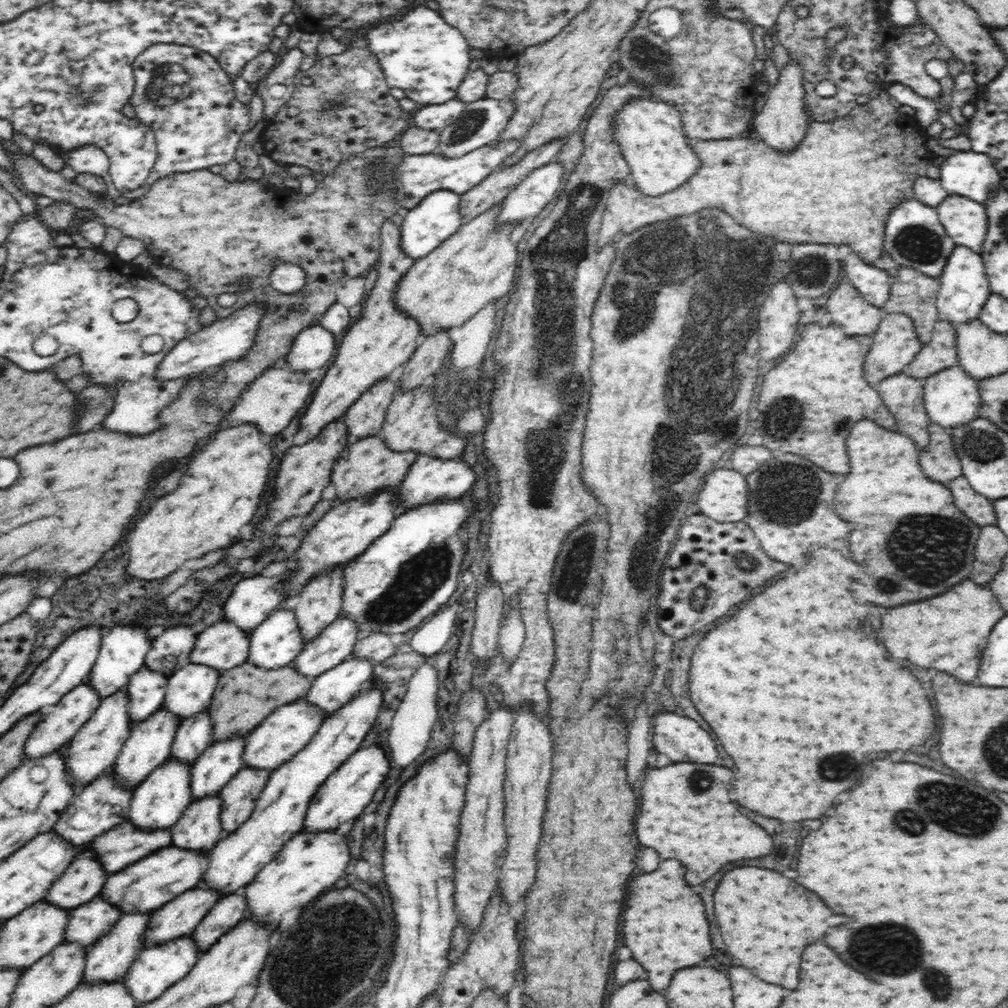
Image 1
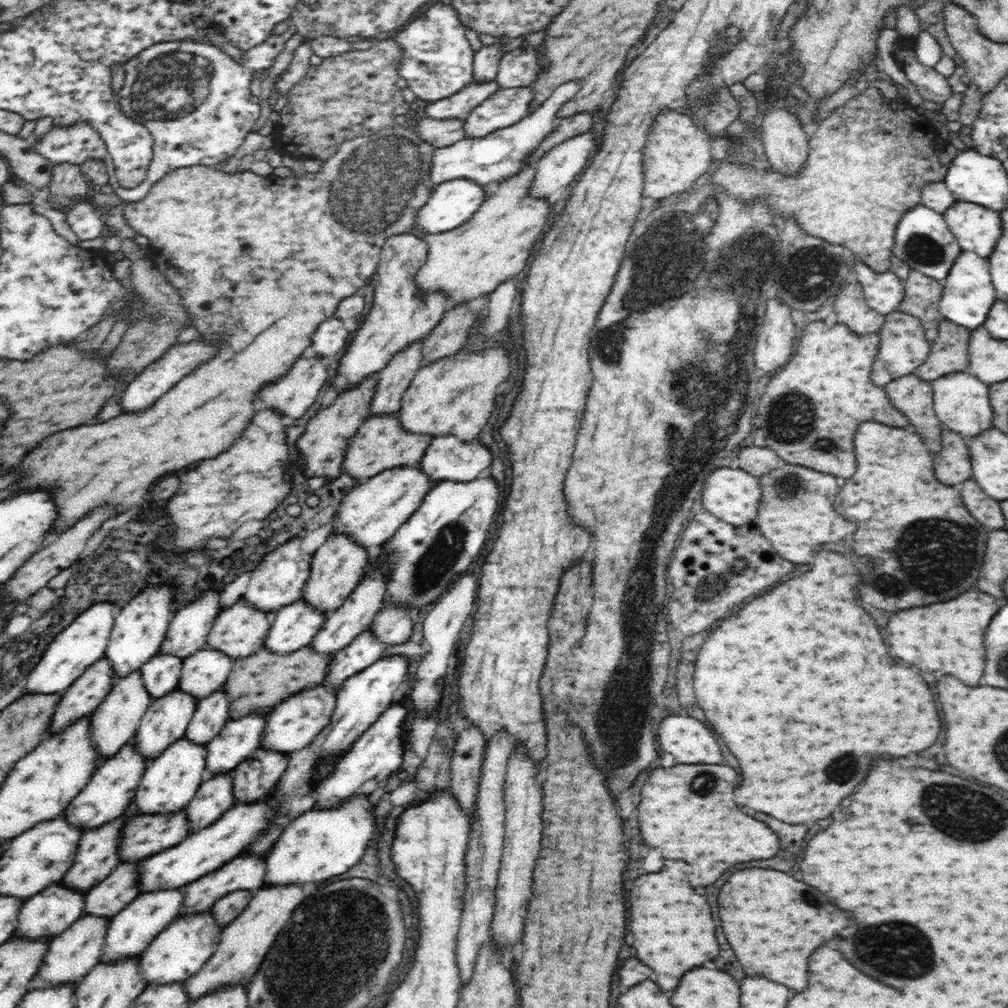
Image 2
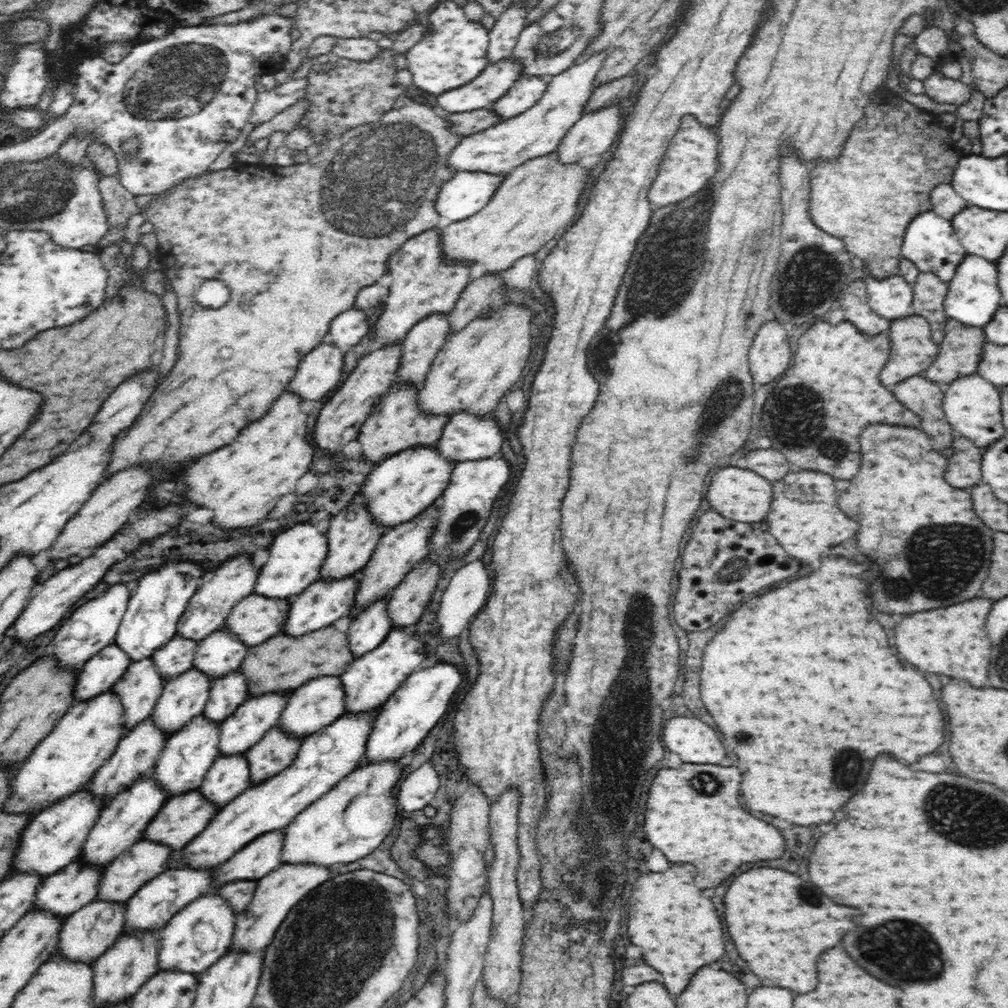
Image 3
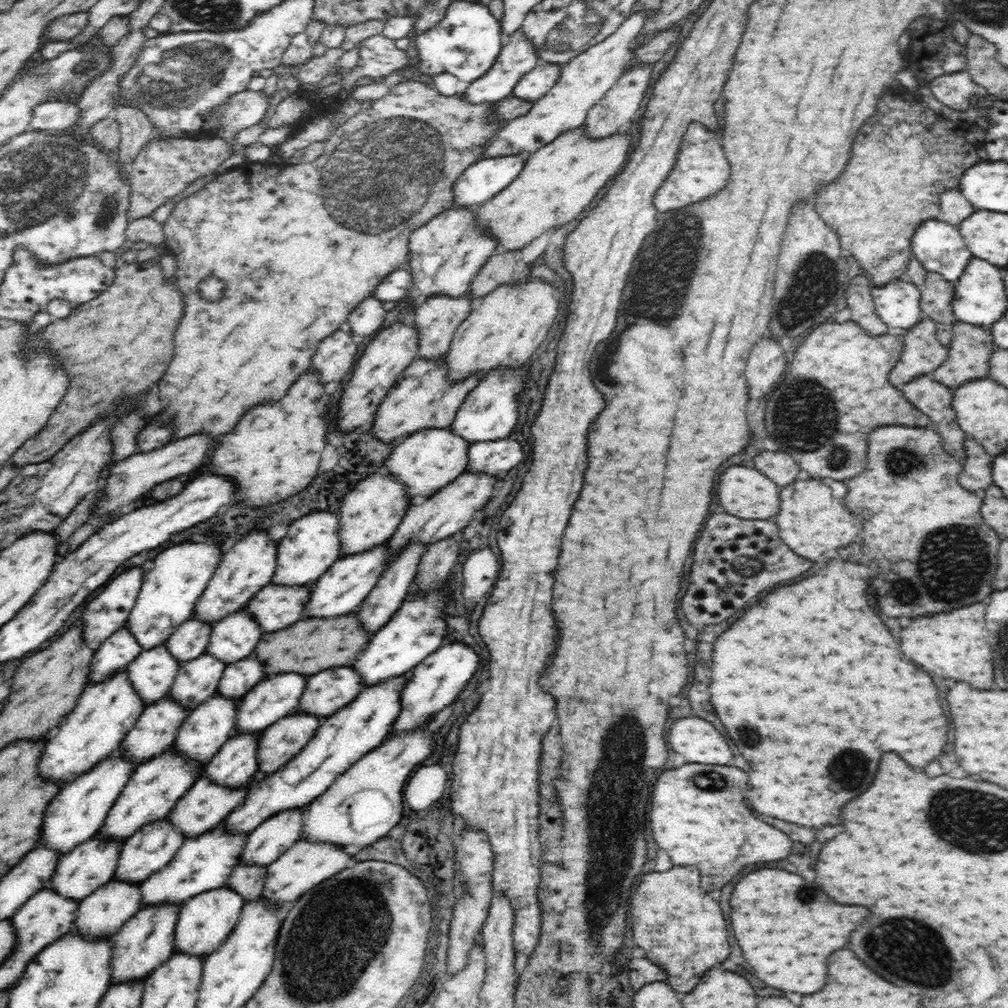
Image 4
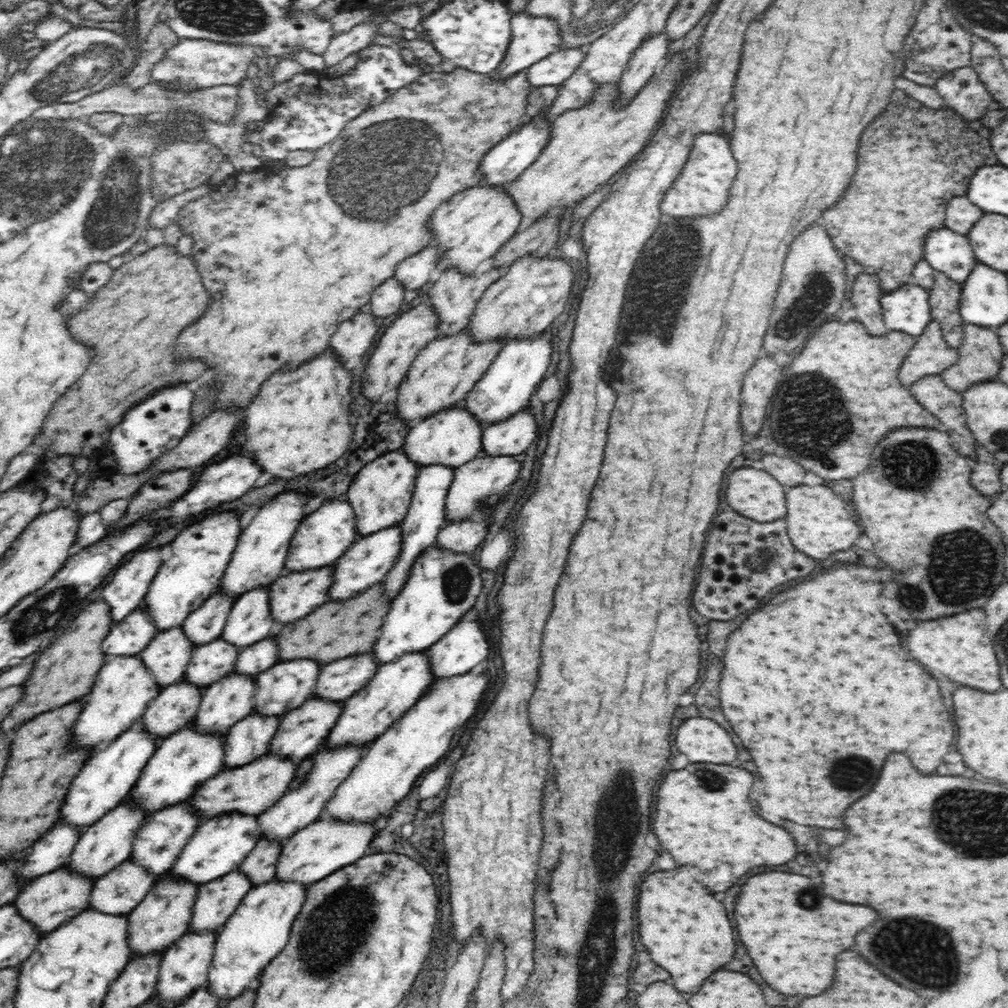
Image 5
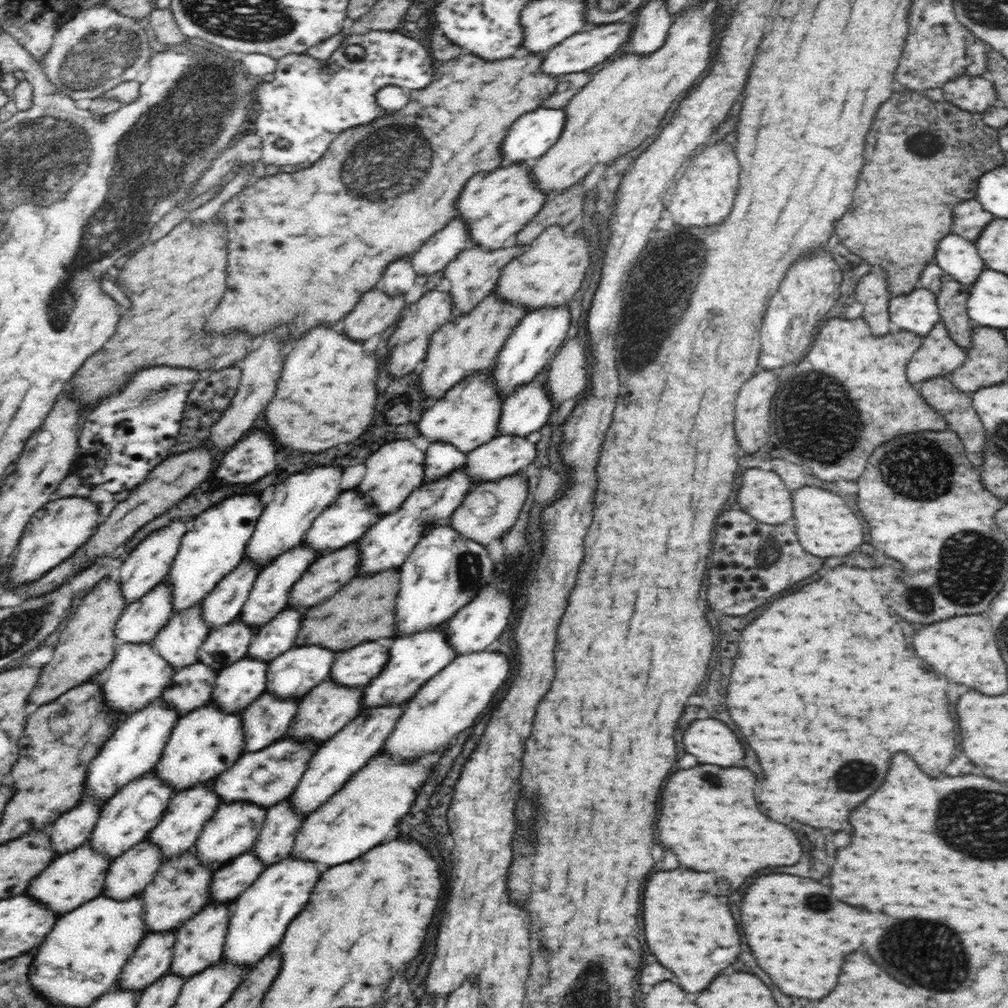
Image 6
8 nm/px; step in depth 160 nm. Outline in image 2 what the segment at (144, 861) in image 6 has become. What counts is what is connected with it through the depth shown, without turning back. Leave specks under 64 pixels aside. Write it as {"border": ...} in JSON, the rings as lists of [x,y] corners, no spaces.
{"border":[[[86,914],[80,916],[68,930],[54,937],[49,942],[48,950],[45,952],[45,957],[35,974],[32,987],[77,983],[82,977],[86,976],[93,966],[100,963],[109,920],[110,918],[103,916]]]}

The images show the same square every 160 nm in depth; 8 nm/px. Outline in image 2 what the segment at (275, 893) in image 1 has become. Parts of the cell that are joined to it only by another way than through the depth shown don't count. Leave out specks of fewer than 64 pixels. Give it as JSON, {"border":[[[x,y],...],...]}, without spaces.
{"border":[[[368,794],[358,795],[342,802],[342,806],[330,810],[315,807],[294,818],[266,856],[263,886],[323,884],[330,882],[328,878],[340,876],[358,864],[376,832],[375,806],[368,807]]]}

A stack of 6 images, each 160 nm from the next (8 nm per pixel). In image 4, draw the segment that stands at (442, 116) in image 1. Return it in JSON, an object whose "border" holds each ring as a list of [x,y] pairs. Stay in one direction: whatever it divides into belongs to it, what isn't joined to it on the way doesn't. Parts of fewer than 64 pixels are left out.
{"border":[[[521,29],[512,32],[507,37],[506,43],[502,46],[502,50],[496,62],[491,66],[490,70],[470,83],[468,88],[463,92],[465,99],[472,104],[489,104],[489,102],[495,103],[506,97],[510,97],[513,94],[514,88],[517,83],[528,73],[530,70],[536,68],[539,64],[538,51],[532,47],[532,43],[528,41],[528,37],[523,35]]]}

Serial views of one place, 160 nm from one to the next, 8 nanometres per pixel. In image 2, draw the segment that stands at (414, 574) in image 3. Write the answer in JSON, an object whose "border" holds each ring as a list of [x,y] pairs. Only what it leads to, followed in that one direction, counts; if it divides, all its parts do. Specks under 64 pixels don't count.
{"border":[[[383,606],[371,622],[369,631],[378,642],[389,644],[402,644],[410,640],[414,623],[410,620],[416,610],[409,610],[405,606]]]}

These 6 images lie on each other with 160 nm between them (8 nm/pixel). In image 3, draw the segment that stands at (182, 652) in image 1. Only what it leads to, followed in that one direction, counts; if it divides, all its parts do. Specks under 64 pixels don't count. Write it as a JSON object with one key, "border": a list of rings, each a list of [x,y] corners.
{"border":[[[242,556],[222,562],[214,572],[206,574],[200,588],[190,598],[178,621],[176,635],[186,640],[198,640],[199,642],[213,632],[222,631],[226,617],[234,605],[240,602],[241,598],[254,593],[258,573],[258,569],[252,569],[252,556]]]}

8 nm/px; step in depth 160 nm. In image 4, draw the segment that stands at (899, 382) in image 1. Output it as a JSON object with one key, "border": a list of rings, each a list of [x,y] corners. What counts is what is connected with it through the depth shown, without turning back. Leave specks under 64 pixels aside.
{"border":[[[926,376],[916,378],[902,386],[902,394],[912,402],[920,412],[930,417],[930,428],[934,428],[944,440],[944,446],[958,448],[968,436],[958,428],[957,418],[952,408],[953,389],[934,382]]]}

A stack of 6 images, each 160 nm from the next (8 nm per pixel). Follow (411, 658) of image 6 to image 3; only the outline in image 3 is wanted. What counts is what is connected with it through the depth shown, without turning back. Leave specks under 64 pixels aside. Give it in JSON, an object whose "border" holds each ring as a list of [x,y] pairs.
{"border":[[[378,708],[356,714],[345,712],[324,729],[306,736],[294,762],[286,770],[260,784],[250,786],[226,806],[221,807],[196,838],[188,842],[182,850],[170,854],[166,868],[215,868],[230,860],[233,854],[242,850],[260,834],[283,830],[300,811],[325,796],[344,776],[348,776],[363,763],[366,741],[378,713]]]}

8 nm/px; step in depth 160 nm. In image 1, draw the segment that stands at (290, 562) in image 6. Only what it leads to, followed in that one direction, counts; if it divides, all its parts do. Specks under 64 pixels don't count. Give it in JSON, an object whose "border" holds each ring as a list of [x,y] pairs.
{"border":[[[189,663],[168,679],[162,707],[181,720],[207,709],[221,675],[211,666]]]}

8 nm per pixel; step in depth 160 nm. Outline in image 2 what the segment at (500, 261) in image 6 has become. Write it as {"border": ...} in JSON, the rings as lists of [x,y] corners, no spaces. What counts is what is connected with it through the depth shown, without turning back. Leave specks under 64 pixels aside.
{"border":[[[420,338],[394,354],[392,360],[376,374],[377,381],[369,410],[371,416],[384,416],[399,410],[402,395],[423,364],[423,340]]]}

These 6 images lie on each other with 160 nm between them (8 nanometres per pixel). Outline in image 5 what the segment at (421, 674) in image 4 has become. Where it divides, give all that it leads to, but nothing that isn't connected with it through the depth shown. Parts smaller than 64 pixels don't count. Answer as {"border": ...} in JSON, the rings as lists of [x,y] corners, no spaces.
{"border":[[[460,620],[426,651],[433,680],[423,694],[440,678],[452,678],[472,671],[488,658],[490,644],[486,641],[482,624],[475,620]]]}

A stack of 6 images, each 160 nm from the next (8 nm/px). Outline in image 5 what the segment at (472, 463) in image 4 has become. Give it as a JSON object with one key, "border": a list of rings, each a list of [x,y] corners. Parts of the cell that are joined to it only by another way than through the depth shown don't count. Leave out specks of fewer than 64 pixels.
{"border":[[[529,405],[524,406],[508,420],[494,422],[482,429],[482,452],[490,456],[522,454],[534,442],[536,432],[539,432],[536,419],[530,413]]]}

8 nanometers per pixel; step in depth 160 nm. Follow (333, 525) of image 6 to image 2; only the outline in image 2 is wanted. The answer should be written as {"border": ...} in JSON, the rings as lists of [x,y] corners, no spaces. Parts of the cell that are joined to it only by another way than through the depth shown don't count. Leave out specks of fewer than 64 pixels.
{"border":[[[293,539],[270,552],[264,561],[251,571],[248,590],[242,599],[251,602],[252,606],[259,608],[262,612],[271,614],[300,599],[310,574],[310,563],[313,556],[313,554],[304,552],[301,546],[302,539]]]}

